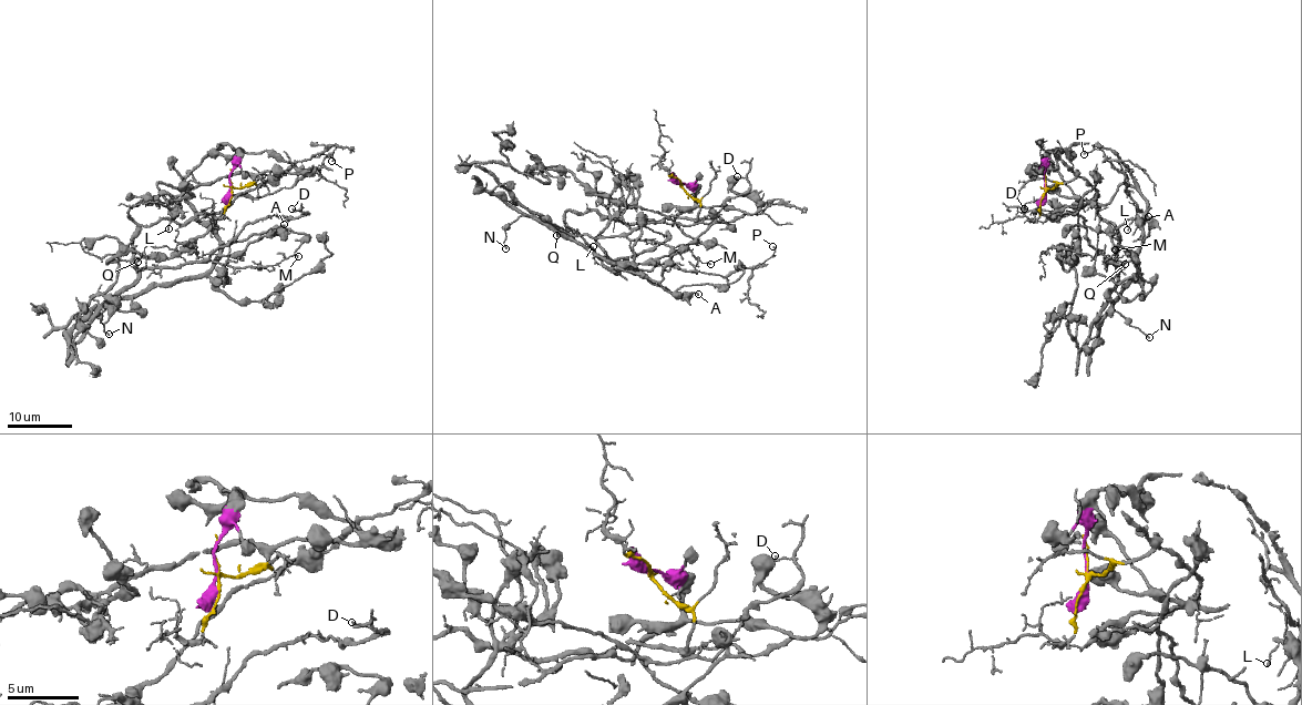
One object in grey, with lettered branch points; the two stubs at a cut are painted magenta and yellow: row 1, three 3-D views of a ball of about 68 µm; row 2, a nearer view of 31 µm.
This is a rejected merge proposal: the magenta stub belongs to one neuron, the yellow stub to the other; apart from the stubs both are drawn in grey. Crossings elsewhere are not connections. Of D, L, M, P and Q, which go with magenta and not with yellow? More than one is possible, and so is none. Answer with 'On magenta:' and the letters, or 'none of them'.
On magenta: none of them

